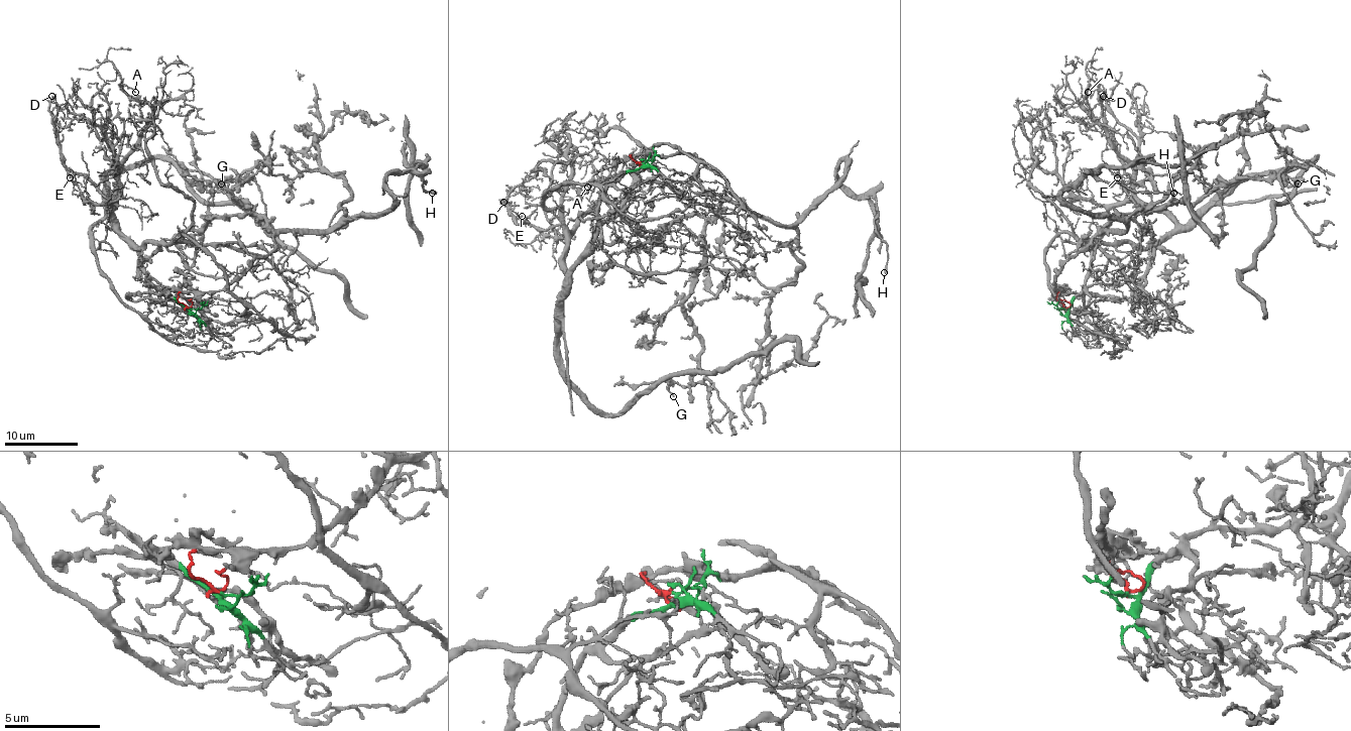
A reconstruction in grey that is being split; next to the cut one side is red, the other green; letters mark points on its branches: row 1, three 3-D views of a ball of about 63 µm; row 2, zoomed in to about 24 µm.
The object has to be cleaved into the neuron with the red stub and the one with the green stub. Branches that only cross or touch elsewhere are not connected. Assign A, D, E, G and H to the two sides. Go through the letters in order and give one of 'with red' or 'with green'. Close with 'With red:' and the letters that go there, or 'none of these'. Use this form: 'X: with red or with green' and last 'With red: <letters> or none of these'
A: with green
D: with green
E: with green
G: with red
H: with red
With red: G, H

